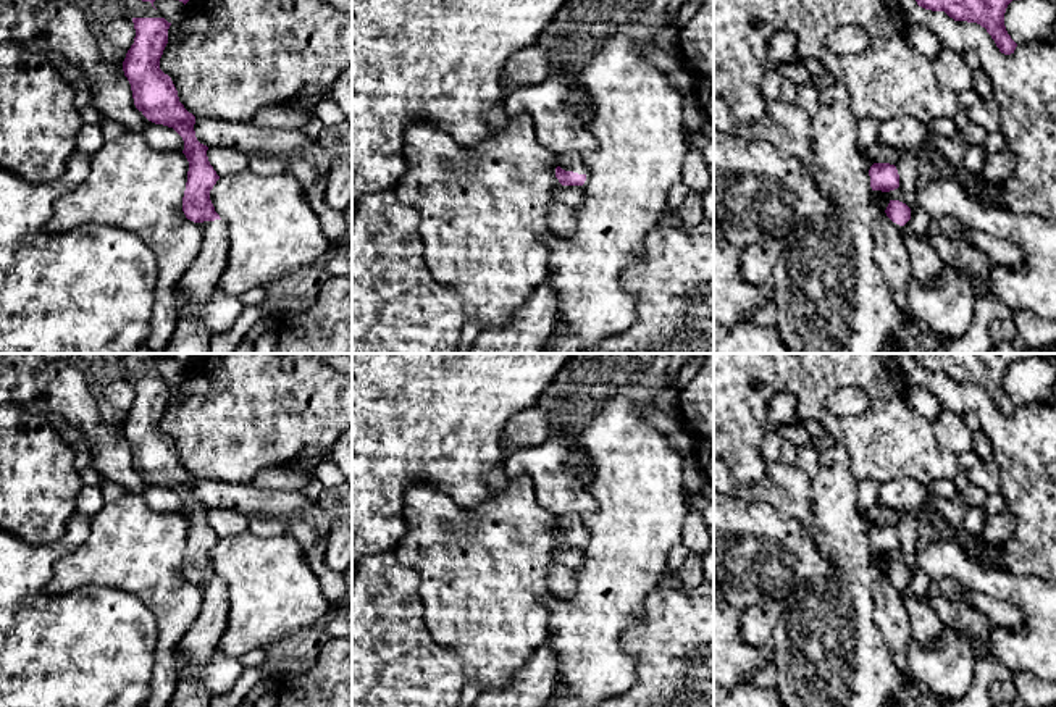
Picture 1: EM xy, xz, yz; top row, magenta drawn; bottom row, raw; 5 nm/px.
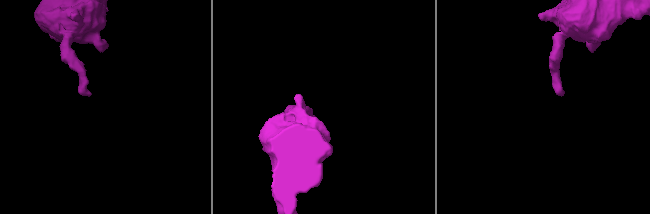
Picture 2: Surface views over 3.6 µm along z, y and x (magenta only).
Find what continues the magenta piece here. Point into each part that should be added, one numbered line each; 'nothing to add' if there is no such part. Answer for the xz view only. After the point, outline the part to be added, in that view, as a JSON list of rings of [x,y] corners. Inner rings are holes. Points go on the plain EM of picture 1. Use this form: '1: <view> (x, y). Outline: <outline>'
1: xz (572, 522). Outline: [[[578,513],[562,515],[557,518],[557,526],[565,533],[586,536],[586,528],[583,525],[583,515],[578,515]]]

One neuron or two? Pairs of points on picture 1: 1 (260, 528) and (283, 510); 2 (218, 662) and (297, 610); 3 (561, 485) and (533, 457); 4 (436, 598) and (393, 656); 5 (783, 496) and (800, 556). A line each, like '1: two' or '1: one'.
1: two
2: two
3: one
4: two
5: two

